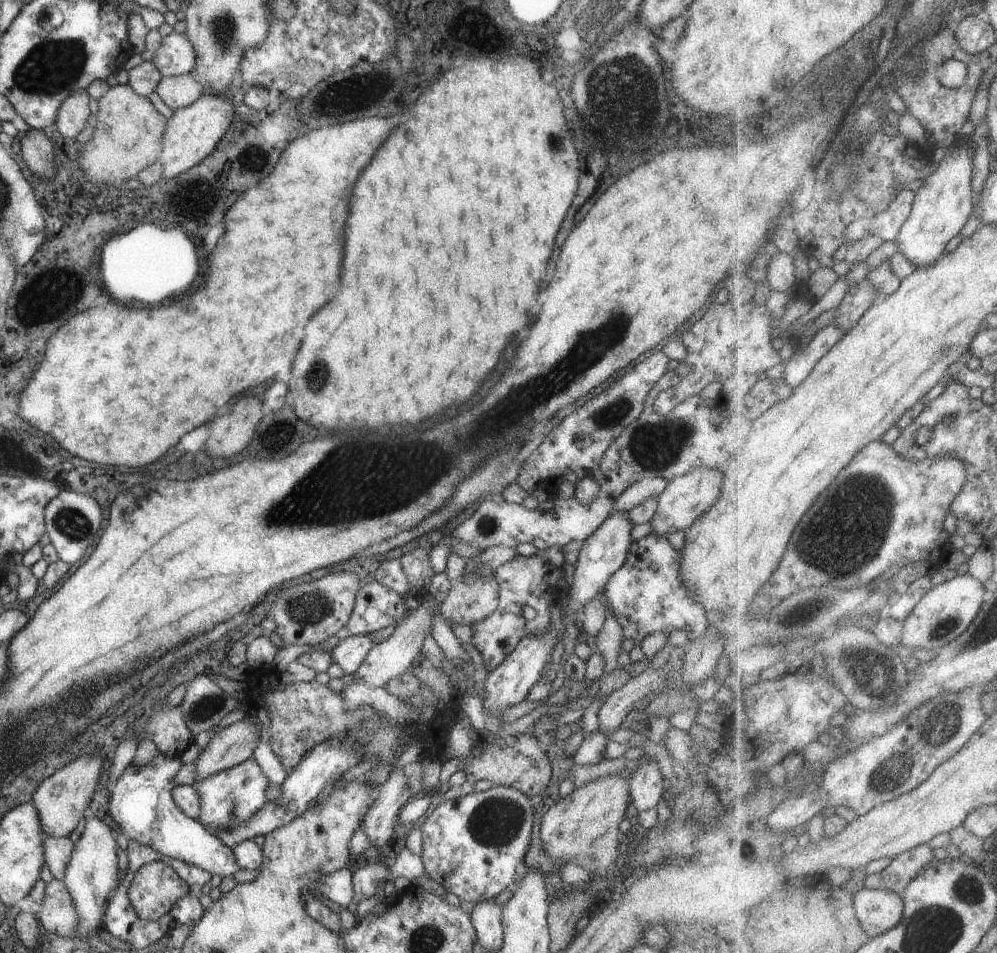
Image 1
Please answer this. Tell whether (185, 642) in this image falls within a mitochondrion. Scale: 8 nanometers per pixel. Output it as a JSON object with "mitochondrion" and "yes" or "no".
{"mitochondrion":"no"}

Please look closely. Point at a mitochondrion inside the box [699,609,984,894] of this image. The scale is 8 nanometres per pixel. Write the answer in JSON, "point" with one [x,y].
{"point":[896,767]}

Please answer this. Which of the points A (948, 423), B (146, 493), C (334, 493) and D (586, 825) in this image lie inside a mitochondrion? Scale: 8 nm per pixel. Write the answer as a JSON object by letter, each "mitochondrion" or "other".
{"A":"mitochondrion","B":"other","C":"mitochondrion","D":"other"}

